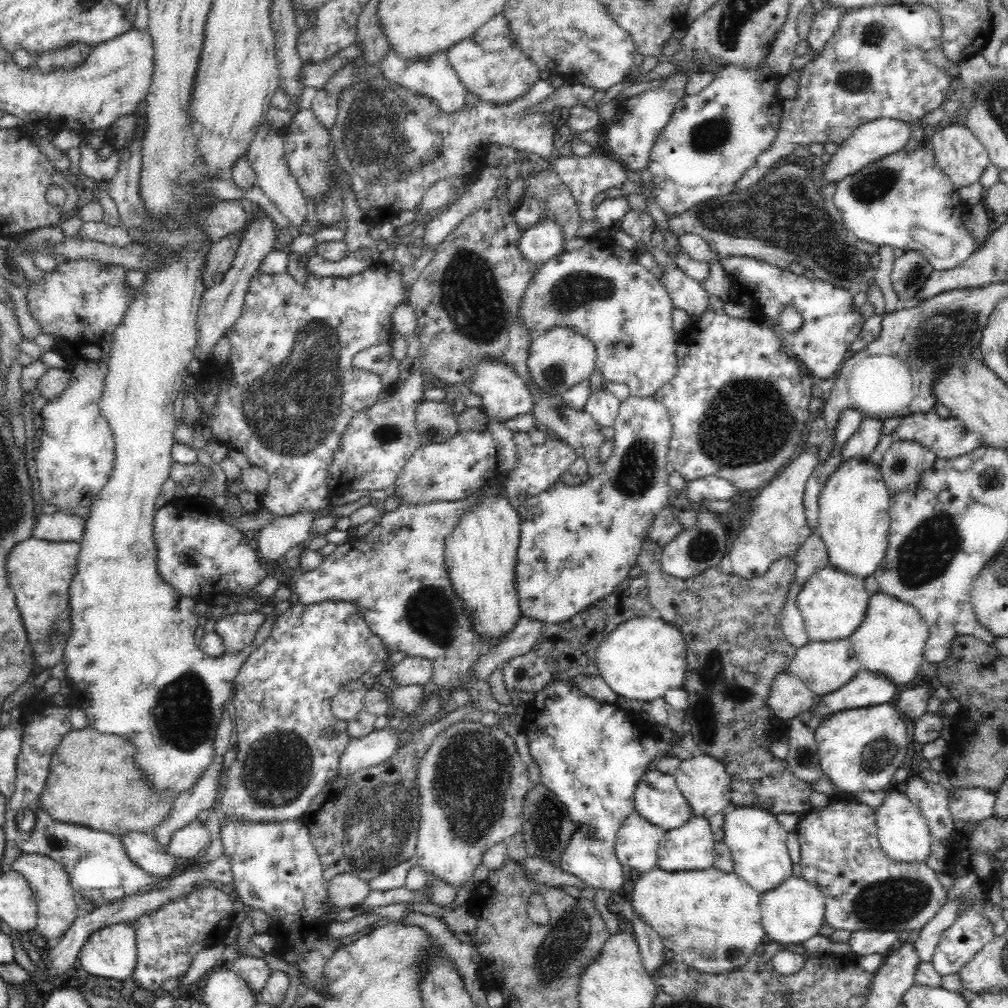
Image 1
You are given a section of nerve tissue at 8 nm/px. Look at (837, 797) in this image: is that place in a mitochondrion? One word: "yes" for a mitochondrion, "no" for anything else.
no

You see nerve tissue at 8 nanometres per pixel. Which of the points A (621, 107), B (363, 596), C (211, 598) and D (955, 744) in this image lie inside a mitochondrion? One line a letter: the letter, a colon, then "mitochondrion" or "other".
A: other
B: other
C: other
D: other

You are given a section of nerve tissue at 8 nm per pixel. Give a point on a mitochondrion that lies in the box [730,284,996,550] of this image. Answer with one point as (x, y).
(949, 333)

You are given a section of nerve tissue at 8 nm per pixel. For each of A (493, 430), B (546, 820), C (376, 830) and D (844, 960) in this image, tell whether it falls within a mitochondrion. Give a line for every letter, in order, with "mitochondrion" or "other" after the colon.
A: other
B: mitochondrion
C: mitochondrion
D: other

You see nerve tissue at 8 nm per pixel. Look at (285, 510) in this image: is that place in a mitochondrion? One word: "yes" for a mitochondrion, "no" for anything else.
no

